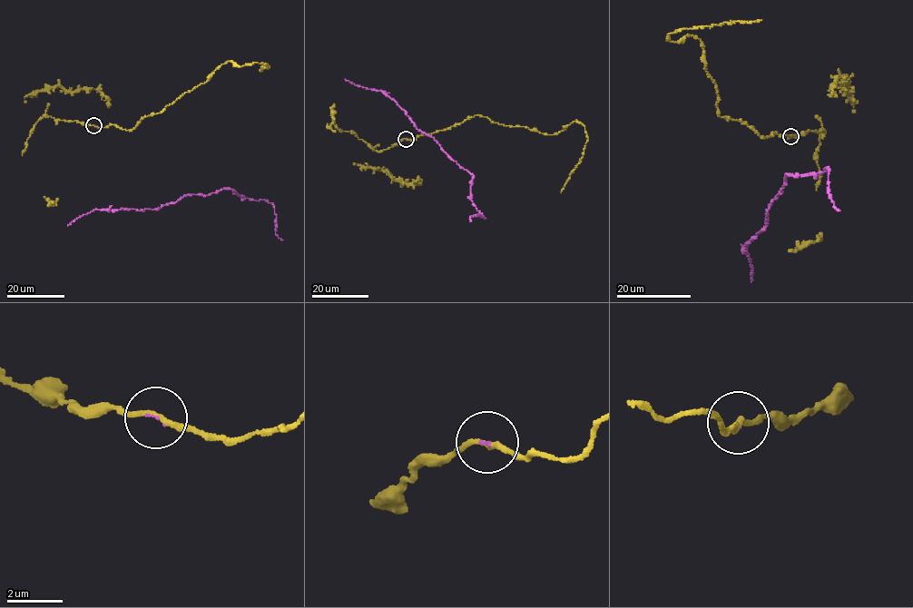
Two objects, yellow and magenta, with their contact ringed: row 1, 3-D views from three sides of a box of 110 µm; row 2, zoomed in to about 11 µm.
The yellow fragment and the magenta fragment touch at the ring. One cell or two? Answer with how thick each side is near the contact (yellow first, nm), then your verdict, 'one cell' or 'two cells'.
170/60 nm | one cell

